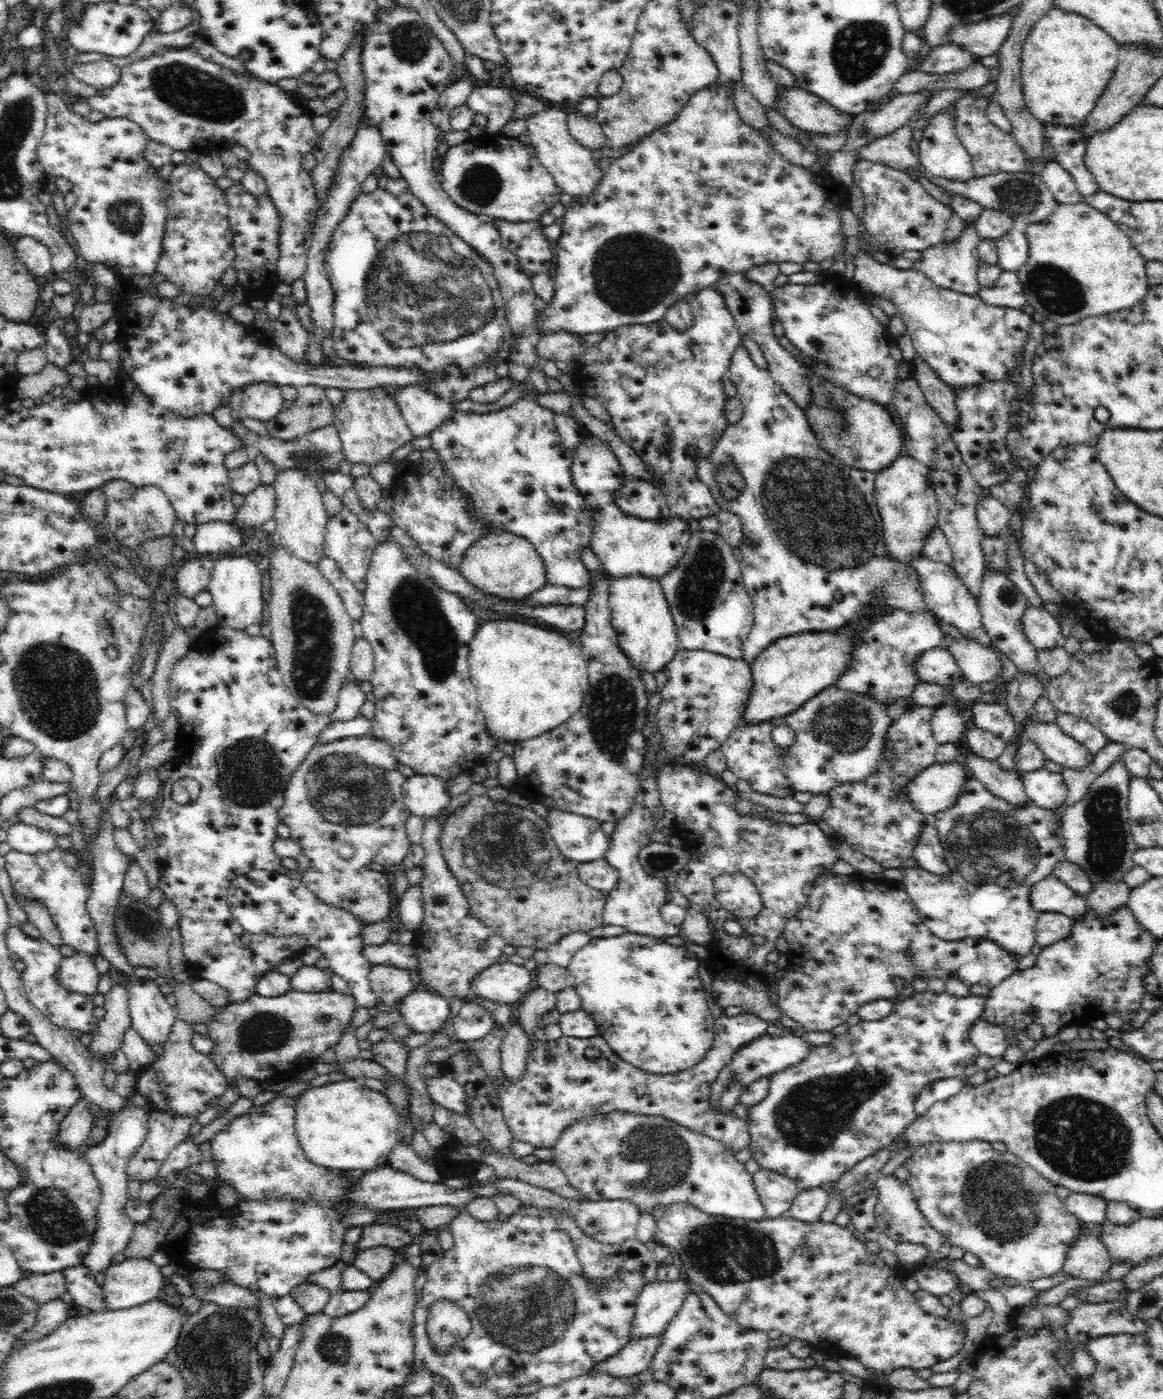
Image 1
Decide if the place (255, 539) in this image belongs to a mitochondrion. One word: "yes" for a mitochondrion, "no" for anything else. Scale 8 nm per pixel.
no

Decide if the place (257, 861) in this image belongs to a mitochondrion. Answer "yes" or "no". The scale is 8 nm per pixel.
no

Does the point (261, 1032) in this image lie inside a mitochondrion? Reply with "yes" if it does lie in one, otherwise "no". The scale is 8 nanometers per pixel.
yes

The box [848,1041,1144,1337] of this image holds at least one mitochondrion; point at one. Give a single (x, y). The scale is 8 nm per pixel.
(1081, 1138)

